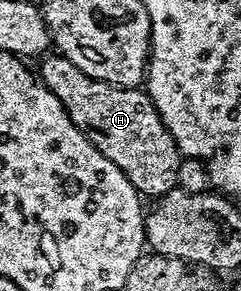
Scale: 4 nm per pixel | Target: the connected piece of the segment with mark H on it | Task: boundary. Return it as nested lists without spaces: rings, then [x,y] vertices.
[[[59,52],[49,53],[41,57],[39,62],[39,80],[61,102],[70,120],[89,138],[94,148],[121,169],[139,195],[145,199],[155,200],[161,198],[166,191],[173,189],[174,175],[180,166],[182,155],[177,150],[166,124],[160,119],[159,112],[156,111],[154,104],[143,89],[111,86],[102,80],[86,76],[82,68],[70,64],[70,60],[62,57]]]

